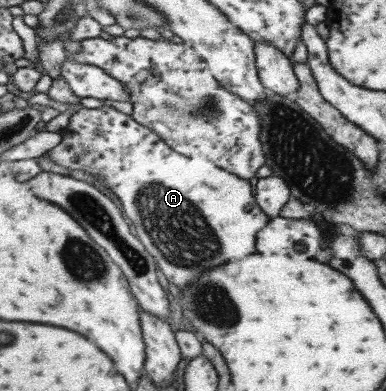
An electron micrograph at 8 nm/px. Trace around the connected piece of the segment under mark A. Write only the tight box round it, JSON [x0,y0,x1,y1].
[48,106,269,287]

